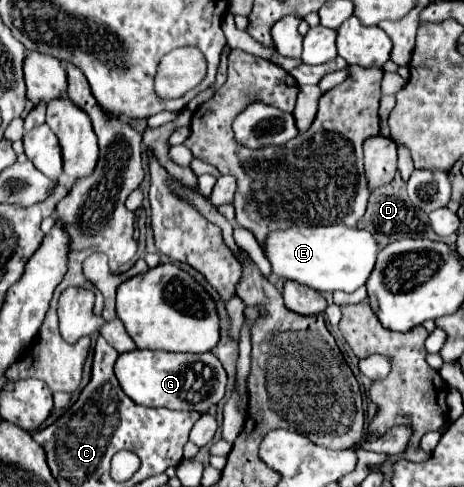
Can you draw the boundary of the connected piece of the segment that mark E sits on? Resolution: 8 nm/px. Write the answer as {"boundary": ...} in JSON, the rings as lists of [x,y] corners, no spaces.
{"boundary":[[[346,225],[290,227],[270,233],[266,239],[266,257],[272,263],[272,271],[282,279],[304,283],[316,291],[352,293],[366,285],[378,251],[378,243],[366,229]]]}

